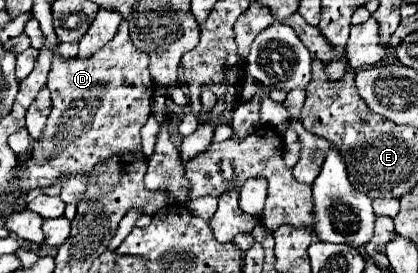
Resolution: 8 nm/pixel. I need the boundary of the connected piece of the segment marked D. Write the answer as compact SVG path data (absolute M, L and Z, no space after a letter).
M121 21L117 35L89 59L61 61L55 51L53 65L47 77L51 91L51 115L41 141L33 143L31 159L17 173L19 203L23 195L35 187L51 185L61 173L69 173L69 181L61 191L65 203L79 205L87 191L87 175L109 155L127 153L137 155L141 149L139 131L151 115L149 101L153 97L153 81L149 77L149 57L135 49L129 39L127 21Z

